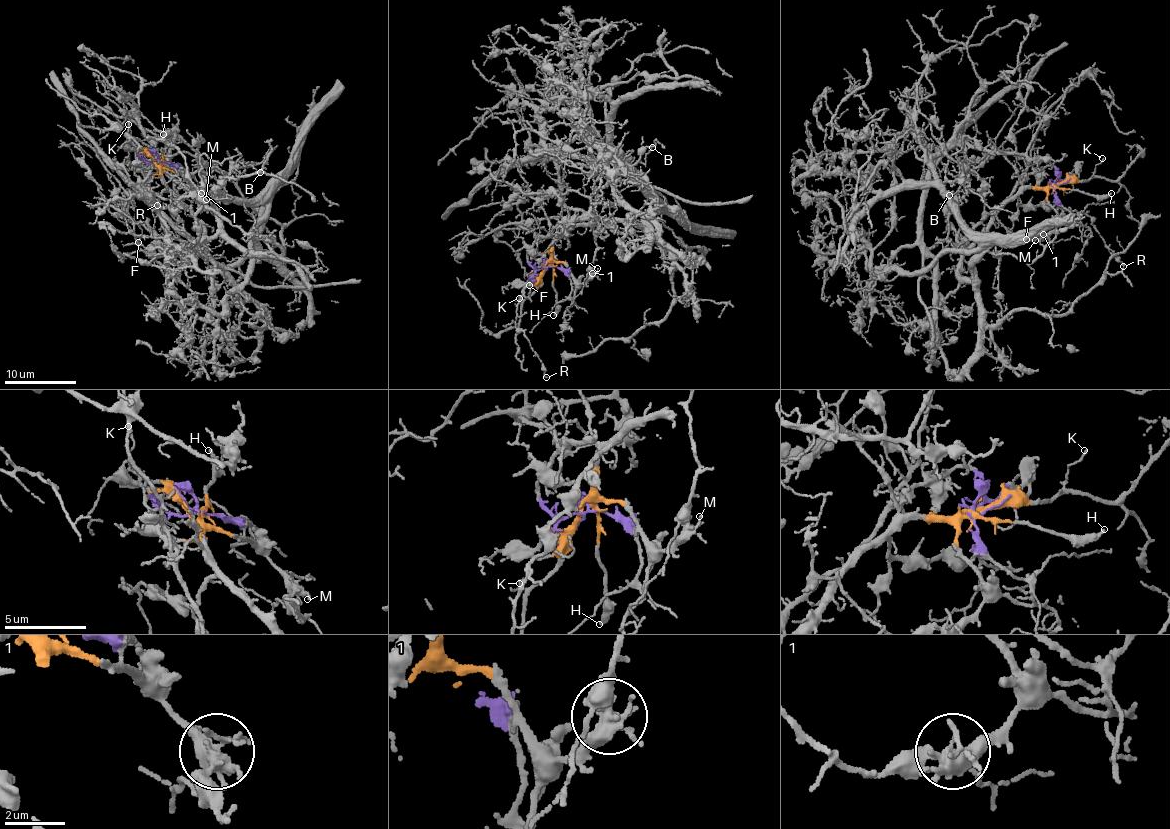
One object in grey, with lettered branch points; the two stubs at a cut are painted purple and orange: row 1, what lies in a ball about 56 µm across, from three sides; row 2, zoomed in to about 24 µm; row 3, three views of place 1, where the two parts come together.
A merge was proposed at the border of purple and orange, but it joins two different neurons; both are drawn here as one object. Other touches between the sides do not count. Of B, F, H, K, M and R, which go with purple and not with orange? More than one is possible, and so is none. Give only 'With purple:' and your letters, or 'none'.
With purple: none

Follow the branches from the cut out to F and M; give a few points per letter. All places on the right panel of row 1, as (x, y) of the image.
F: (1056, 185), (1022, 189), (1017, 195), (1017, 204), (1024, 206), (1056, 206), (1053, 224), (1026, 240)
M: (1056, 185), (1049, 188), (1047, 196), (1058, 216), (1057, 225), (1036, 240)

